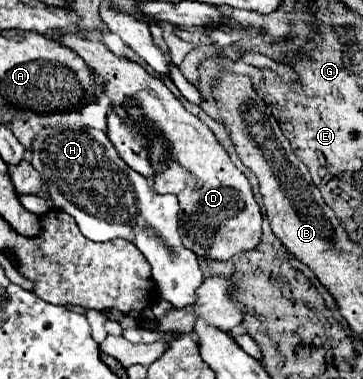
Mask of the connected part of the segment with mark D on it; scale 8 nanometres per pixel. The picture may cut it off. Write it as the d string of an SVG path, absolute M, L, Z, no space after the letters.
M62 34L60 42L72 48L92 68L96 78L104 80L104 92L114 106L126 96L138 98L142 110L154 126L160 126L164 142L172 148L172 162L154 178L158 194L176 194L180 202L180 236L188 250L208 260L230 260L240 252L254 250L262 238L262 212L254 200L248 178L232 164L226 148L214 138L206 124L190 114L160 78L150 76L142 66L118 58L100 40L86 34Z

